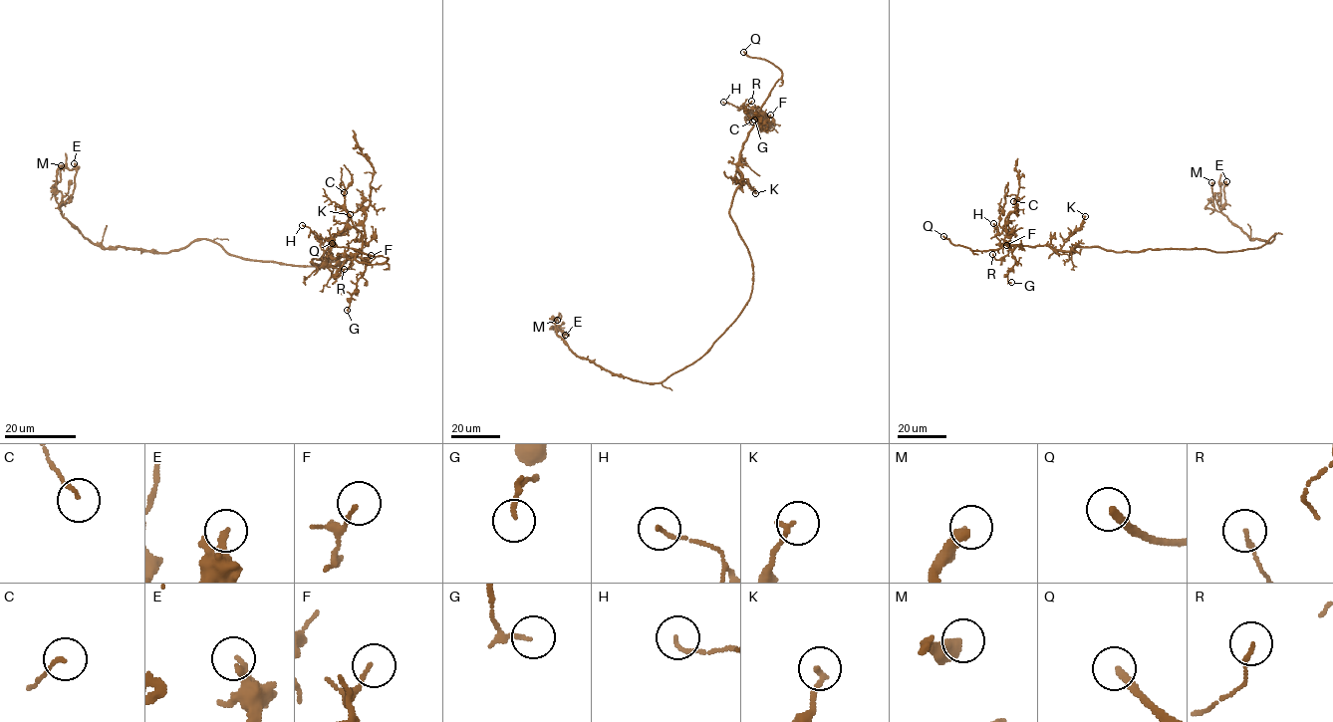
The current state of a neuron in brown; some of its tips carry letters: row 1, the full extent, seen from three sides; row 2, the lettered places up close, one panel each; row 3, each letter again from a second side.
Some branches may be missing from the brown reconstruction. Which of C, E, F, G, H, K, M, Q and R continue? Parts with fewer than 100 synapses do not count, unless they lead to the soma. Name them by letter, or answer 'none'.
Q

